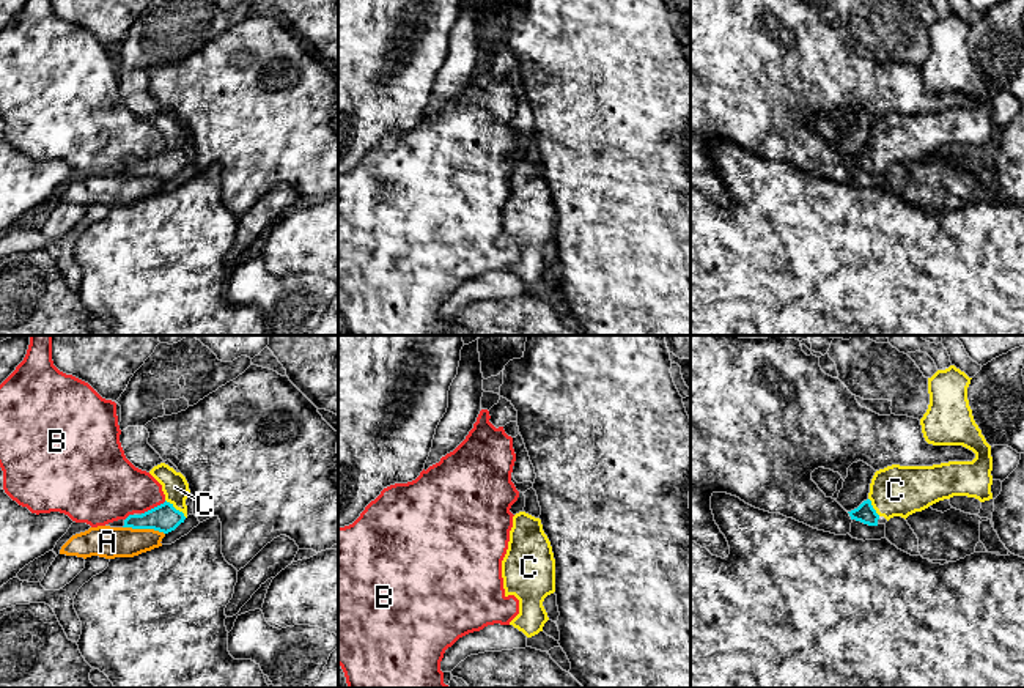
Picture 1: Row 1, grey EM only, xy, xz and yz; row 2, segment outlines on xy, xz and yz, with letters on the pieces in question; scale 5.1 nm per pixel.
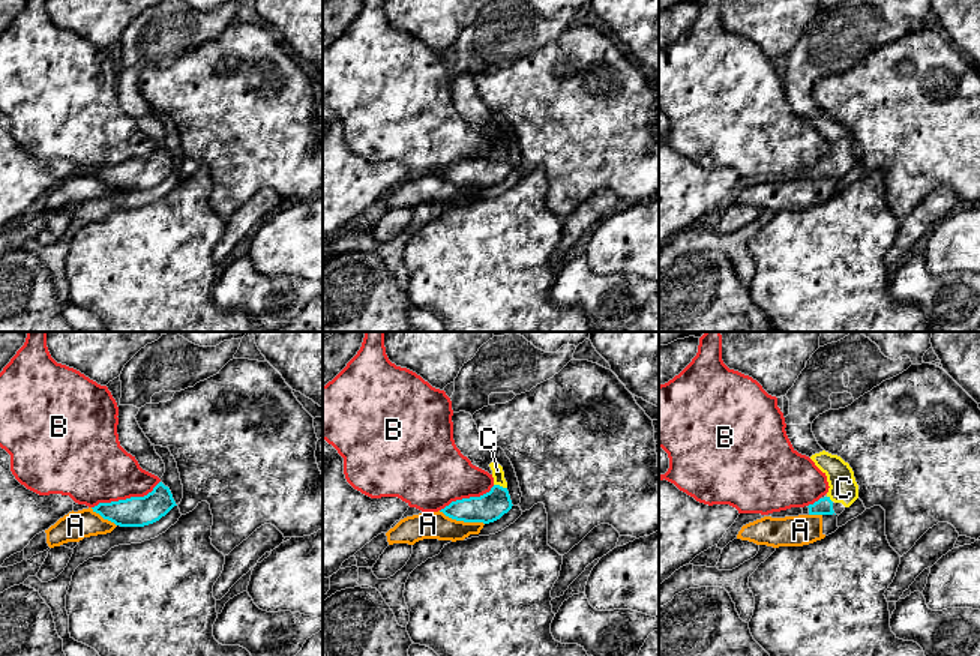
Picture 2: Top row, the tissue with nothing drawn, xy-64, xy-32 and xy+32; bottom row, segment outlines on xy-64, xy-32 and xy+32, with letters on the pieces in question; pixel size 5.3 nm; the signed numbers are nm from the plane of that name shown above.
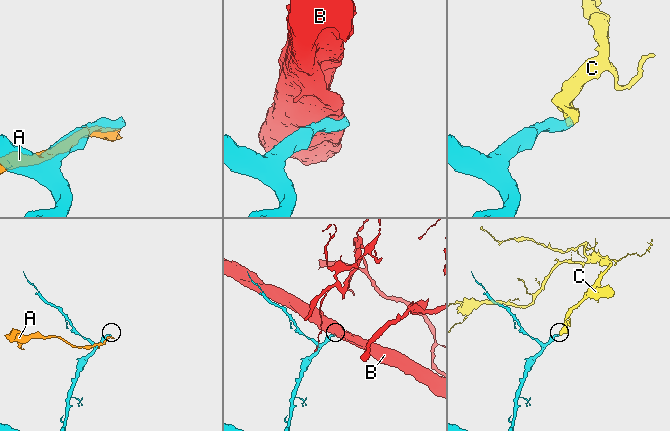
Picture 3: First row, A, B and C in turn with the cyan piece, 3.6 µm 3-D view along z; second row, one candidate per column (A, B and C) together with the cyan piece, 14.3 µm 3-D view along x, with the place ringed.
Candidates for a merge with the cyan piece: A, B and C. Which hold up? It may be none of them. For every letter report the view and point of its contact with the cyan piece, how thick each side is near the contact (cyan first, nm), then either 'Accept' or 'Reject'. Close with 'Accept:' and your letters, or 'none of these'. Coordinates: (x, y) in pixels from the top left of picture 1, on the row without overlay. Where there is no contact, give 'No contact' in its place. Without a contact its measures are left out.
A: Touches cyan at xy (143, 175). Thickness 140 nm (cyan) against 160 nm. Reject
B: Touches cyan at xy (154, 155). Thickness 140 nm (cyan) against 320 nm. Reject
C: Touches cyan at xy (175, 156). Thickness 140 nm (cyan) against 140 nm. Accept
Accept: C

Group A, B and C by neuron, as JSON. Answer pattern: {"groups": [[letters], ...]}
{"groups": [["A"], ["B"], ["C"]]}

